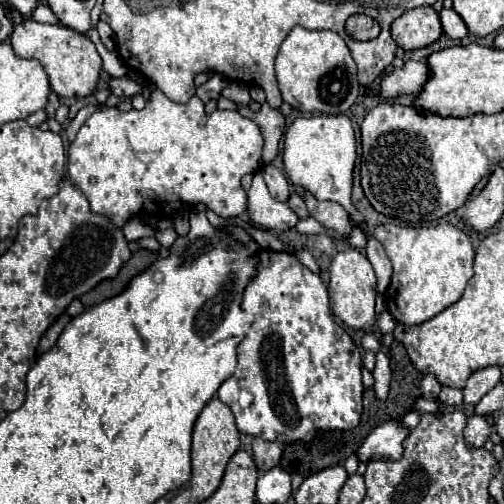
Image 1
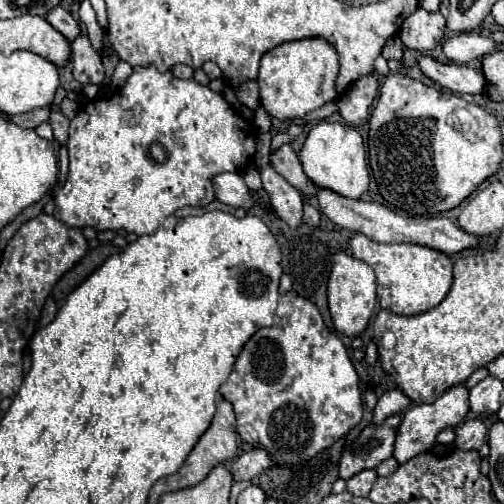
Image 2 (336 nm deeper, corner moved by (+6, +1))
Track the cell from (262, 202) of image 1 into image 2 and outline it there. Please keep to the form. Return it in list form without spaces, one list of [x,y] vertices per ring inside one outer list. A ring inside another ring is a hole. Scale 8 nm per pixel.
[[[235,172],[219,174],[213,178],[213,184],[215,184],[215,196],[219,202],[233,208],[243,208],[243,210],[251,210],[255,206],[255,198],[239,174]]]

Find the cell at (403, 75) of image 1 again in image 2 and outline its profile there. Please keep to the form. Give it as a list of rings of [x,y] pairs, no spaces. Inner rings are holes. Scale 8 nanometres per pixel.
[[[421,56],[419,70],[437,86],[455,94],[481,94],[485,90],[485,78],[481,70],[469,68],[465,64],[443,64],[431,56]]]

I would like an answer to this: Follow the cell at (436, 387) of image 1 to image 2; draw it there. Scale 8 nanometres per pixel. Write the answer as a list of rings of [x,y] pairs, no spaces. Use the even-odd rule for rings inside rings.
[[[389,390],[385,392],[377,406],[375,406],[375,414],[373,414],[373,424],[375,426],[381,426],[381,422],[387,418],[387,416],[393,416],[393,414],[399,414],[403,410],[407,410],[411,406],[411,400],[401,392],[401,390]]]

